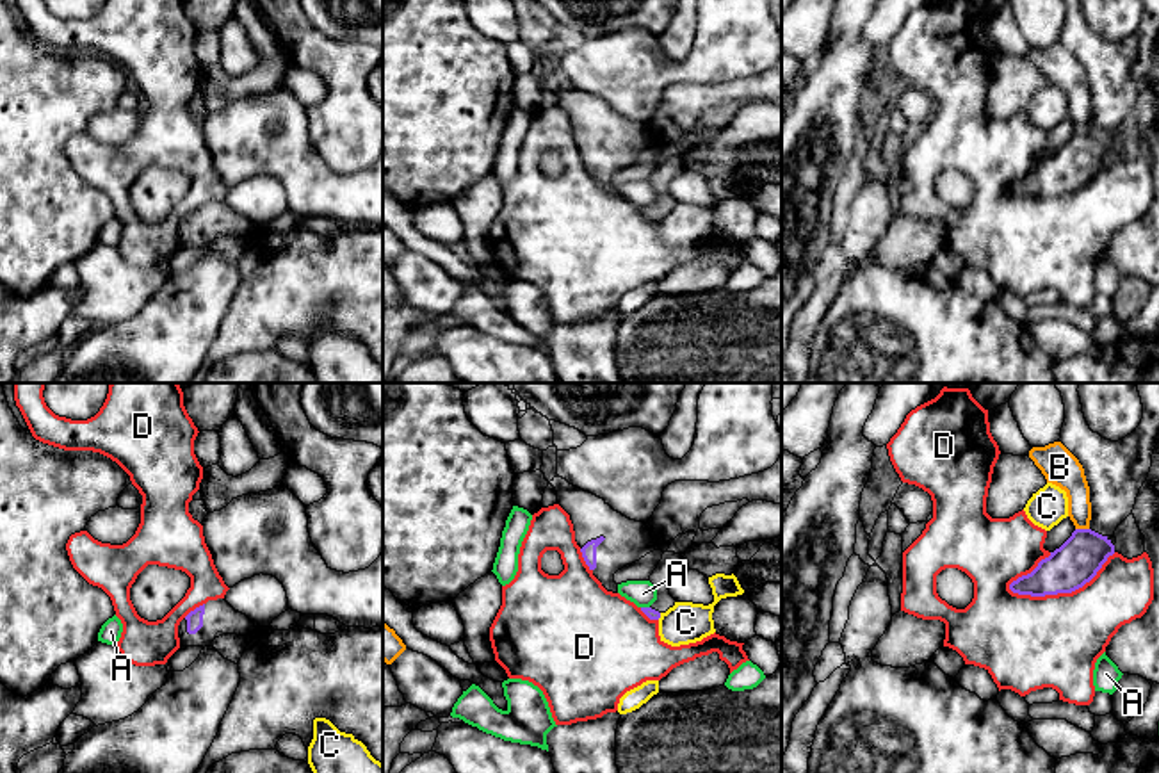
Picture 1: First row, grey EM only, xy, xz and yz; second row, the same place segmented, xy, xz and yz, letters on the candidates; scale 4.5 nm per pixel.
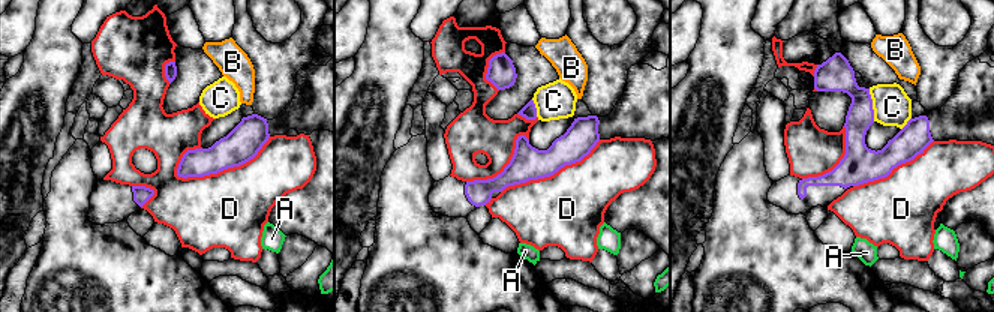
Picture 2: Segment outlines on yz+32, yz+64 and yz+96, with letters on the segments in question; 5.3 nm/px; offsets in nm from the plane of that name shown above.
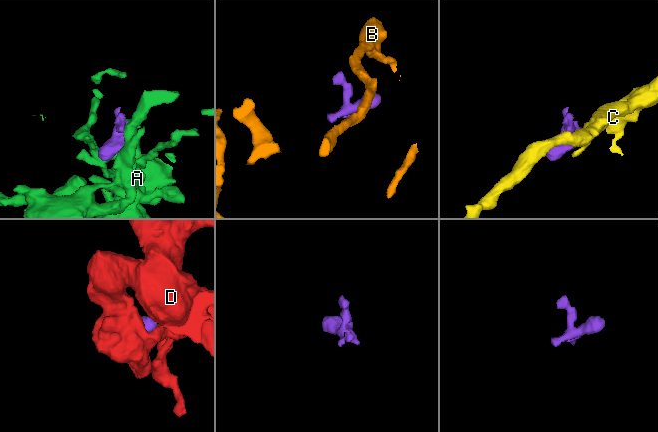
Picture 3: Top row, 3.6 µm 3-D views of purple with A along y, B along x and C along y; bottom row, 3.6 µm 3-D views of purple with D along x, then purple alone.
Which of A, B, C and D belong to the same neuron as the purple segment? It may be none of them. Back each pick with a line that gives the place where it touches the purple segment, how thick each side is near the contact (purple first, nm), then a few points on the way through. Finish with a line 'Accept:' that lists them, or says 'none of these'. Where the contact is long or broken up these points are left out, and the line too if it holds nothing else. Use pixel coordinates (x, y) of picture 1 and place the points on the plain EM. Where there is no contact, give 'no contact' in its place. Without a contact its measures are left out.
Accept: none of these

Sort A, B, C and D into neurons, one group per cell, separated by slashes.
A / B / C / D

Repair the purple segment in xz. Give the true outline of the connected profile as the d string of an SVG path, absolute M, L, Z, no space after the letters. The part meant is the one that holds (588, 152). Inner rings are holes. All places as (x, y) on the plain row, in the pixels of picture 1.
M559 77L550 85L557 105L570 116L586 166L607 192L618 194L614 175L655 151L646 125L623 118L604 100Z

